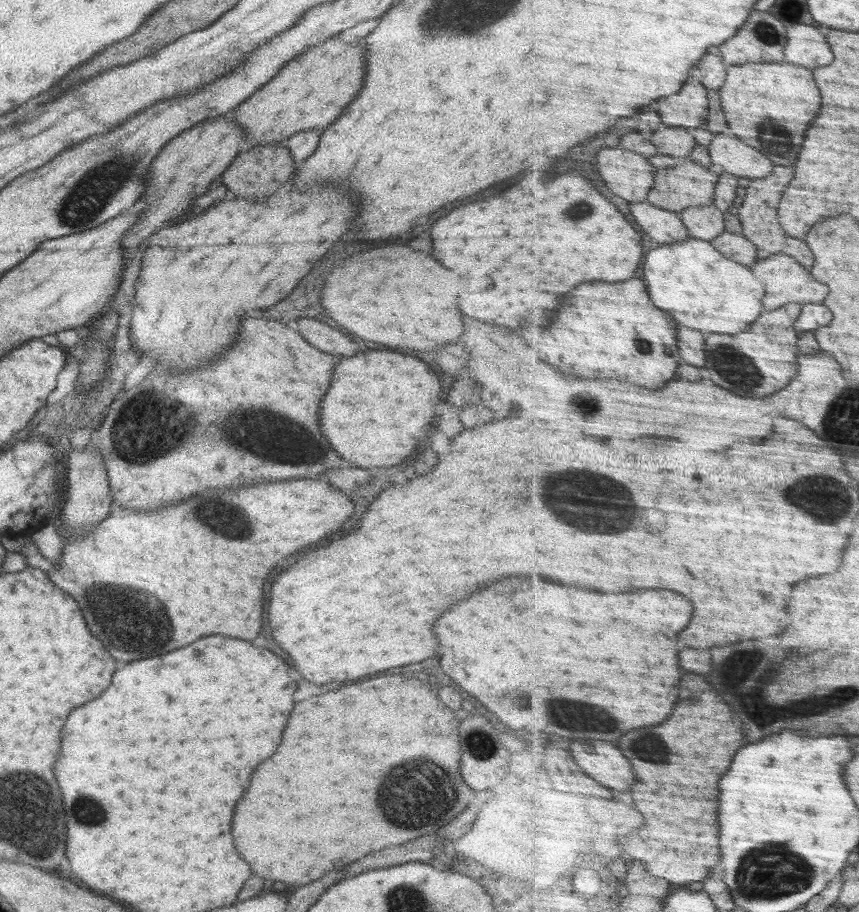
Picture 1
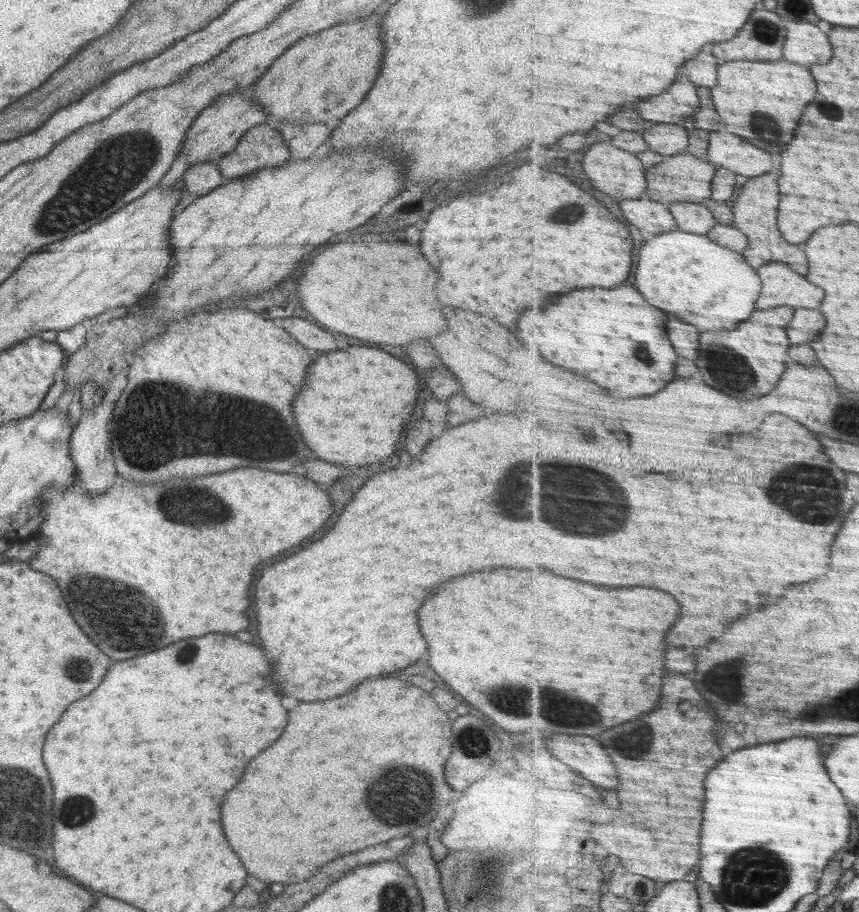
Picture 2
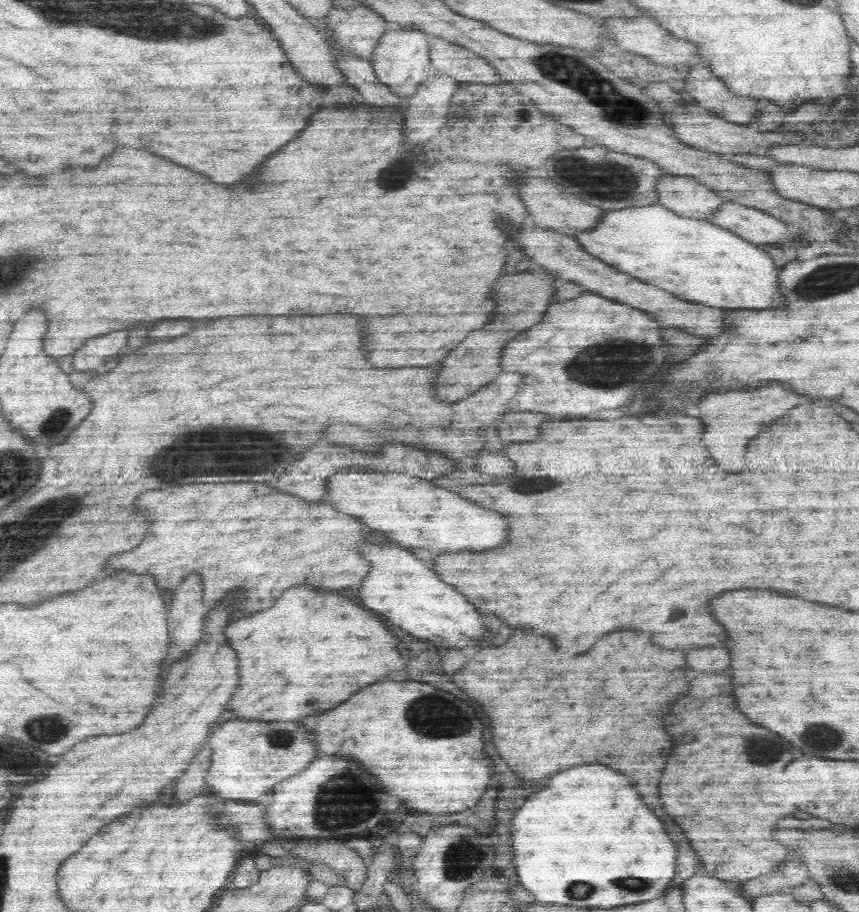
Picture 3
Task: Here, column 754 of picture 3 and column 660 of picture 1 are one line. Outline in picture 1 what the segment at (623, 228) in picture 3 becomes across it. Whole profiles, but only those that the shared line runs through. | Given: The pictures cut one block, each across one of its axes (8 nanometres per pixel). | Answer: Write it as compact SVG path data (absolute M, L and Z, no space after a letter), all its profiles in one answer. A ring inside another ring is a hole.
M691 237L676 244L658 244L652 248L646 262L646 284L650 288L652 300L662 310L674 310L674 318L690 328L708 333L724 332L724 334L740 334L750 330L765 312L764 304L767 295L767 285L756 276L750 266L726 256L716 248L712 241Z

